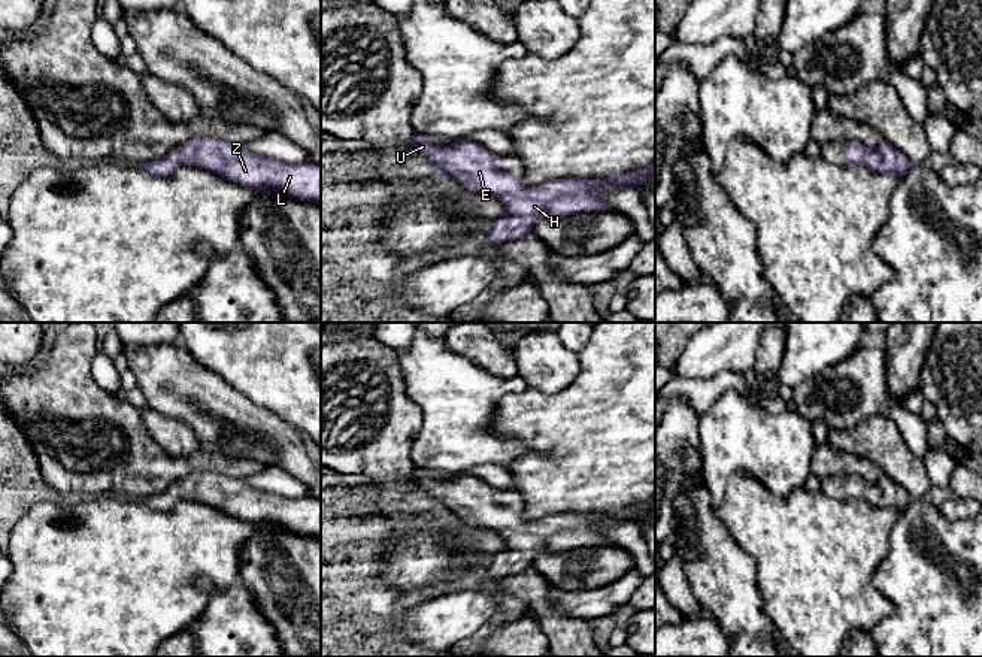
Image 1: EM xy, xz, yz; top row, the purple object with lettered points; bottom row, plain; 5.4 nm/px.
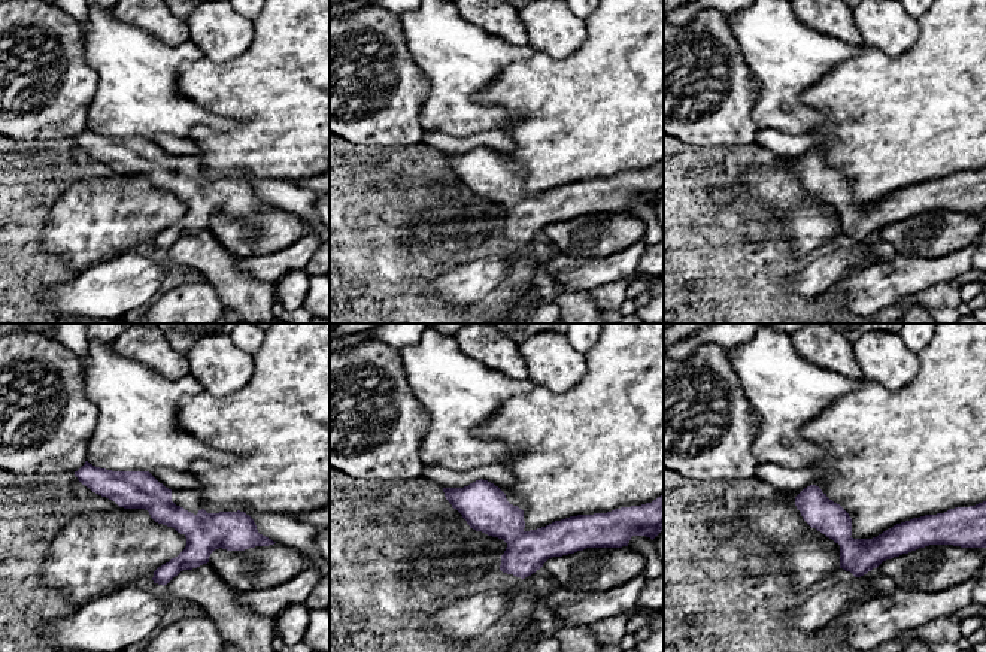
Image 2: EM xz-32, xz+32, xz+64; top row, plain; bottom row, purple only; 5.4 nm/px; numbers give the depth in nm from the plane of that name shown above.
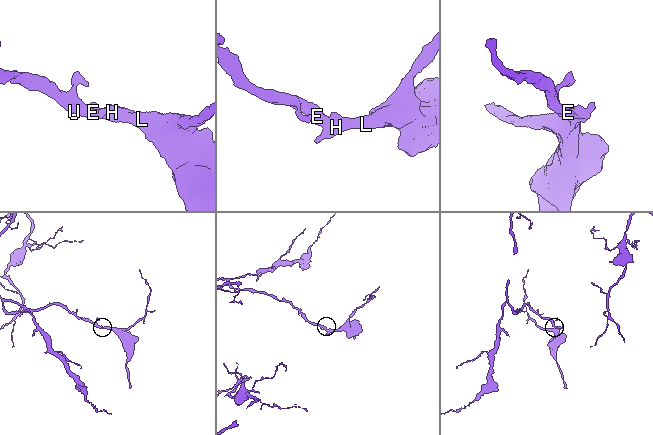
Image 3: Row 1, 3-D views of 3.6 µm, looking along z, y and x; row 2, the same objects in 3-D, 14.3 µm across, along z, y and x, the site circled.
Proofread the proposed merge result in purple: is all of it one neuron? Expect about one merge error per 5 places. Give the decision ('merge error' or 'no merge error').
no merge error

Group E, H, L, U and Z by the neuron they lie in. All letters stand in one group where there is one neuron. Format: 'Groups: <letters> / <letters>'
Groups: E H L U Z

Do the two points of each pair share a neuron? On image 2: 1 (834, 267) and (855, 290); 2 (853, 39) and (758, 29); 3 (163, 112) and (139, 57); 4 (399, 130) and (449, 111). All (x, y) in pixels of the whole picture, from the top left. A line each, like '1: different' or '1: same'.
1: different
2: different
3: same
4: different

